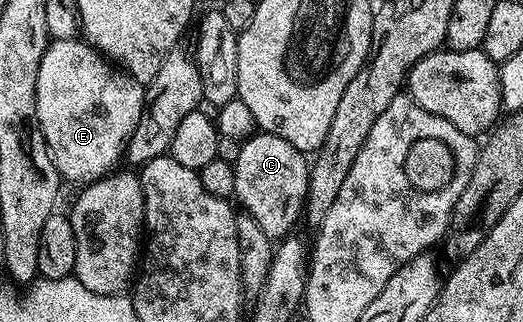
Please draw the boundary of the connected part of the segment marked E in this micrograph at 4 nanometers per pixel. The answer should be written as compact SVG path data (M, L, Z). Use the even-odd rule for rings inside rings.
M70 37L69 39L61 39L60 41L51 41L47 46L45 55L41 59L41 67L37 71L37 119L41 131L45 135L45 143L47 149L51 153L53 163L57 167L60 178L71 181L83 181L82 183L90 183L101 177L107 176L116 168L118 161L124 160L127 152L127 144L133 135L133 131L137 131L137 123L141 119L141 111L143 110L143 94L145 92L144 82L133 79L129 74L123 72L122 69L116 67L112 62L108 61L99 50L88 45L86 40Z

